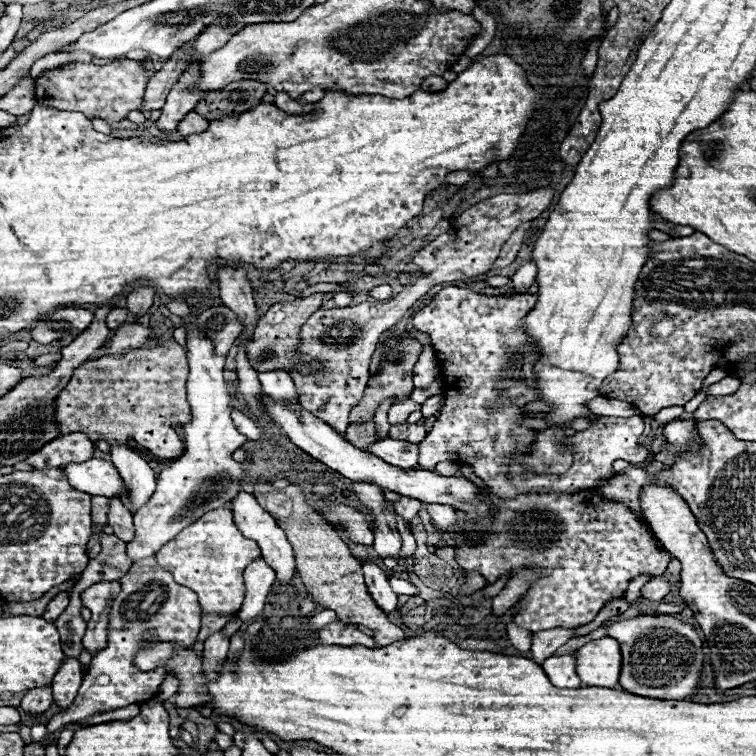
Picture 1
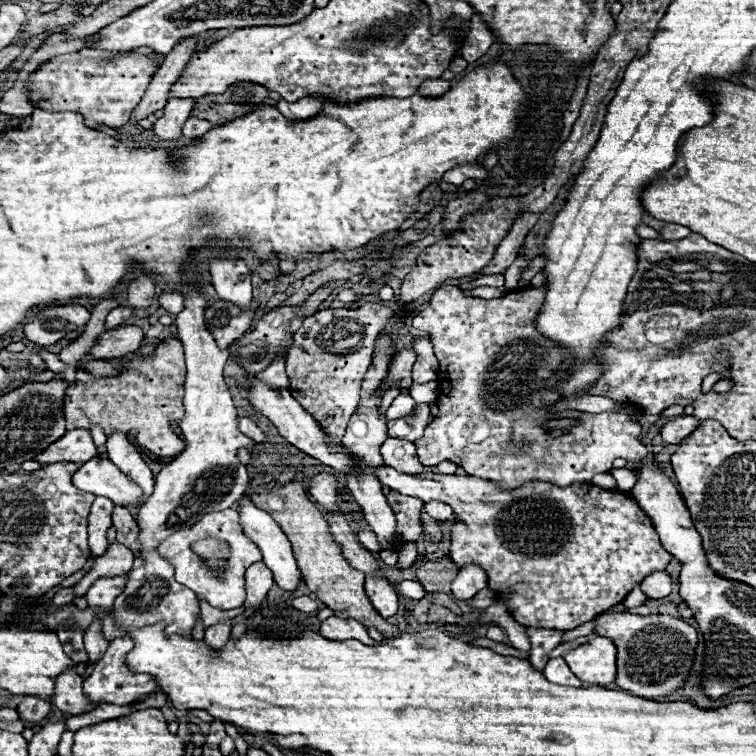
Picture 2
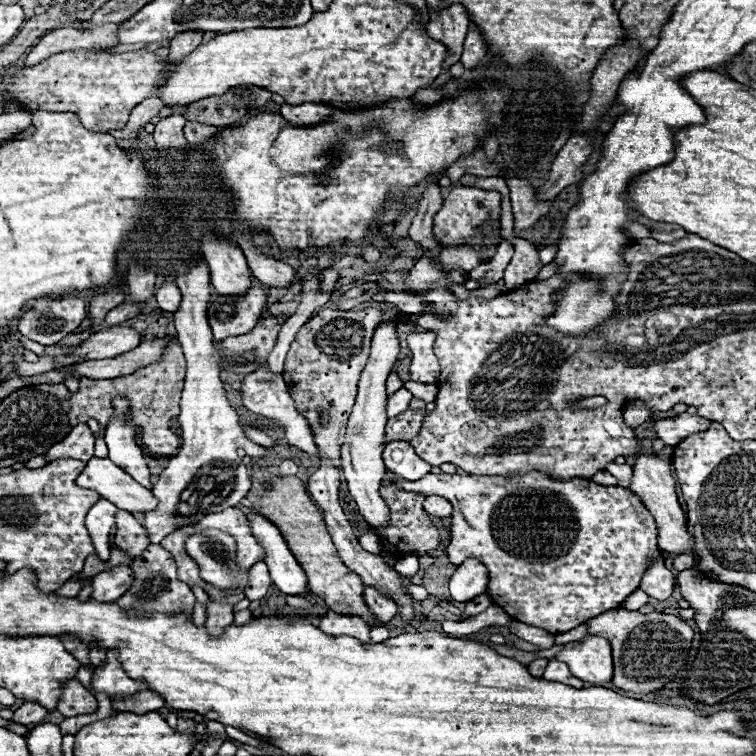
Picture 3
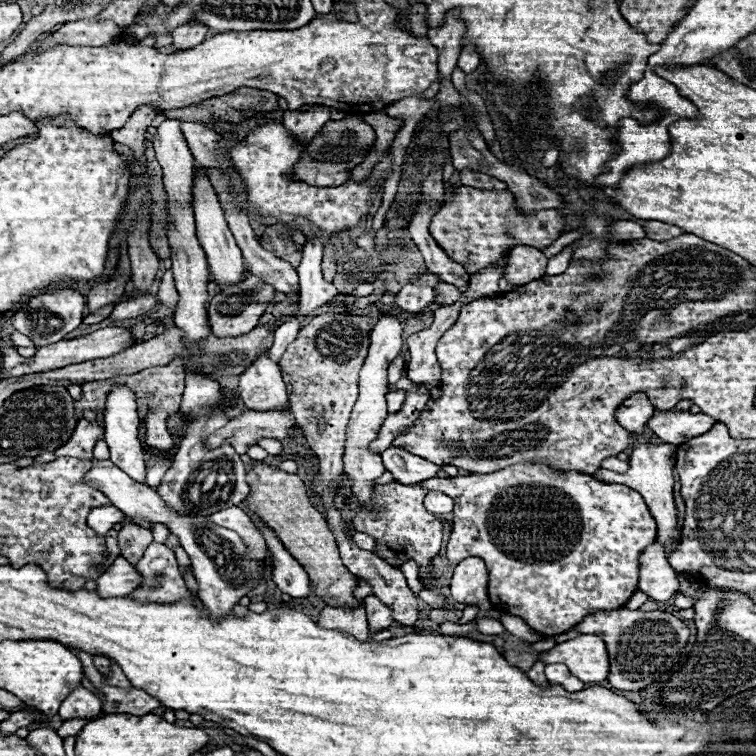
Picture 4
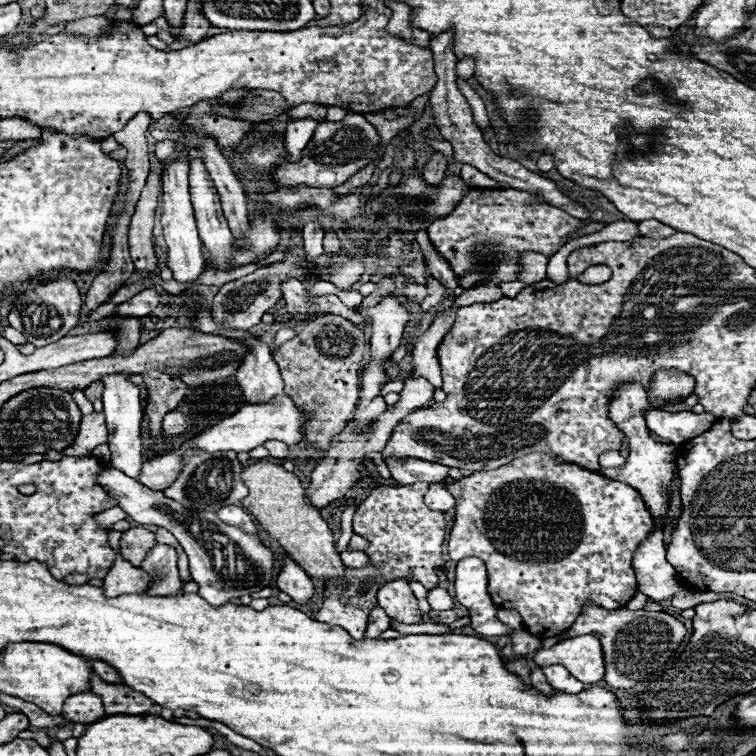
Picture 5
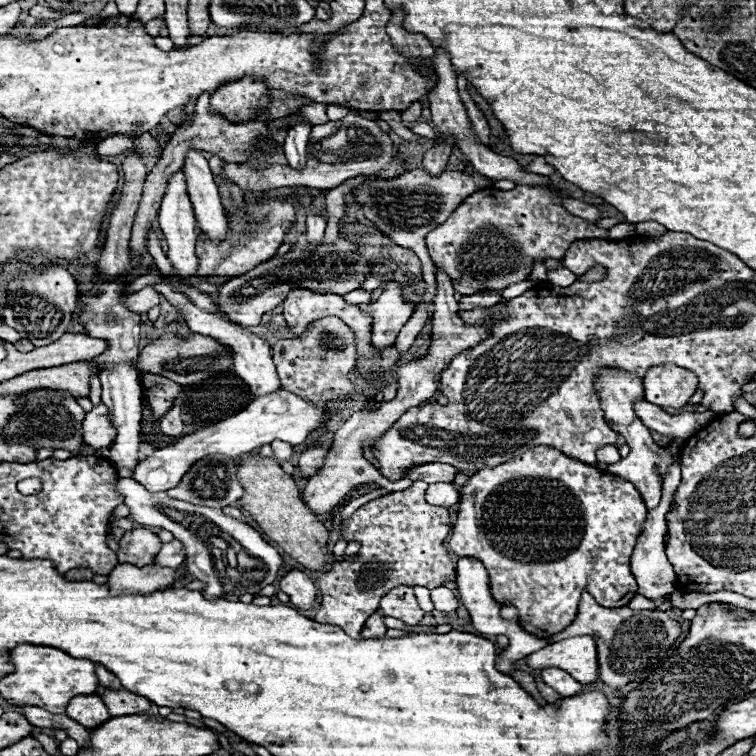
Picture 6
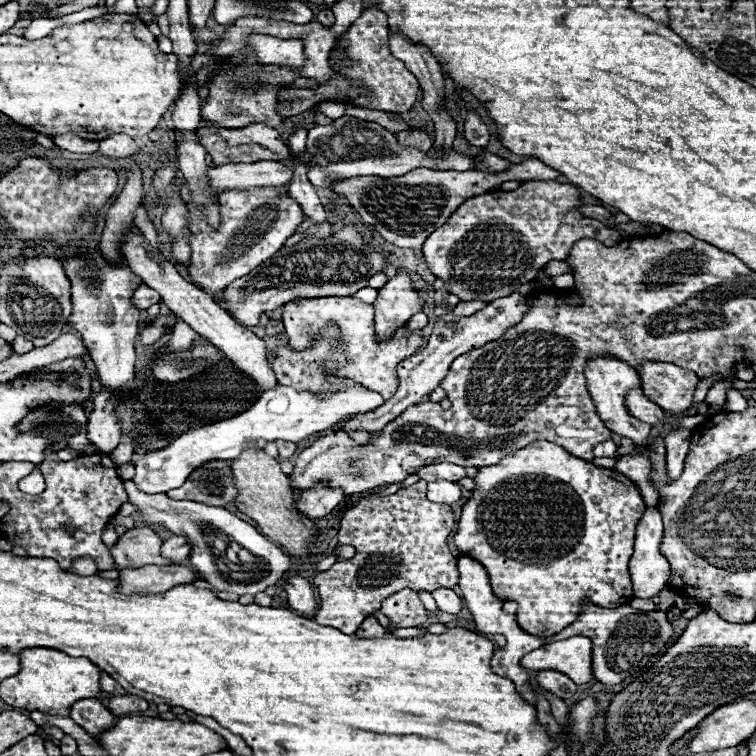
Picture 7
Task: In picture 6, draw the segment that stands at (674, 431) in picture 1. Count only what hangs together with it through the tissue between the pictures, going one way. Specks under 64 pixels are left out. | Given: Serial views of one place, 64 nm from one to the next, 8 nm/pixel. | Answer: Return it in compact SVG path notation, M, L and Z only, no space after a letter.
M646 400L636 402L636 414L650 430L654 430L662 436L668 436L672 440L688 440L692 434L700 432L716 418L716 414L712 414L712 412L704 412L704 414L682 412L682 414L670 416L660 406L648 404Z

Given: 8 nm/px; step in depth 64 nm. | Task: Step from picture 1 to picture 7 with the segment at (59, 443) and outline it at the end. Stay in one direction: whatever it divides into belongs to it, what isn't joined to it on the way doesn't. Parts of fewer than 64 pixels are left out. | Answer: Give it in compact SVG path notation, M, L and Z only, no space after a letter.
M102 388L98 398L94 400L94 410L88 416L86 432L88 440L100 448L100 452L110 452L120 442L120 426L116 420L114 404L110 402L112 392Z

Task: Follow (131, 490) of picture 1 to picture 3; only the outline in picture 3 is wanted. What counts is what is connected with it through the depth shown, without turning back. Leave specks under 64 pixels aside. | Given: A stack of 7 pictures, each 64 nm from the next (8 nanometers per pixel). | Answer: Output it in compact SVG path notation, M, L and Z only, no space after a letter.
M116 398L114 408L116 416L108 422L104 432L104 440L108 444L108 458L126 474L130 474L136 482L140 482L144 488L152 490L150 470L144 462L140 446L134 442L134 426L126 422L126 416L122 416L128 412L128 400Z

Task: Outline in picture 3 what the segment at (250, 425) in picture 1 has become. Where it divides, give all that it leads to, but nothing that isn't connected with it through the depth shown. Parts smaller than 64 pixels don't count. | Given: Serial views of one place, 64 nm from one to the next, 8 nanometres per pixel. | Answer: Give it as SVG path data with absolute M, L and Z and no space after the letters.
M242 424L242 428L244 428L246 436L248 436L252 442L256 442L256 444L260 444L260 446L274 446L274 442L268 438L266 432L262 432L262 430L258 430L258 428L250 426L250 424Z

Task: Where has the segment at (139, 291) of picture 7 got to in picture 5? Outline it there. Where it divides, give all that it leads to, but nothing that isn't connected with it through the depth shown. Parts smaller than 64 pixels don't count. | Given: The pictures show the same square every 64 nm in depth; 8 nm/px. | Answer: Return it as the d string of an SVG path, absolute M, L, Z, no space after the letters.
M142 290L140 294L136 294L134 298L130 298L128 302L118 304L118 314L120 316L148 316L156 306L160 304L160 296L154 290Z

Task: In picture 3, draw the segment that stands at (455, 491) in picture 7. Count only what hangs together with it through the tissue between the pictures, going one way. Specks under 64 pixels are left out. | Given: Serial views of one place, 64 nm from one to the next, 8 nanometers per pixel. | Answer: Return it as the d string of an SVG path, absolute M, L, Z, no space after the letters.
M430 496L430 498L424 500L424 510L426 510L428 514L436 516L436 518L446 518L446 516L450 516L448 506L450 506L450 504L448 504L444 498L440 498L440 496Z

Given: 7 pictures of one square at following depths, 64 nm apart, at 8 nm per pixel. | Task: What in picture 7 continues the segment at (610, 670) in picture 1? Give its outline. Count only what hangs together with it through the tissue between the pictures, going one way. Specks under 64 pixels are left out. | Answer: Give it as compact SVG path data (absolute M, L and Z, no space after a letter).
M572 636L560 642L546 644L528 652L522 658L522 666L528 670L558 670L570 676L576 684L586 684L592 674L592 642L586 636Z

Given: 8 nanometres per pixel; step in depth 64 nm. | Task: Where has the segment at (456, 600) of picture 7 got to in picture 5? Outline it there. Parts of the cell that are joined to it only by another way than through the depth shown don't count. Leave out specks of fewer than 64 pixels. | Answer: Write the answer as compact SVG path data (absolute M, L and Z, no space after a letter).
M432 588L432 590L428 590L428 596L426 596L426 600L430 602L430 606L432 606L432 610L448 610L448 608L452 608L452 596L448 594L448 590L444 590L444 588Z

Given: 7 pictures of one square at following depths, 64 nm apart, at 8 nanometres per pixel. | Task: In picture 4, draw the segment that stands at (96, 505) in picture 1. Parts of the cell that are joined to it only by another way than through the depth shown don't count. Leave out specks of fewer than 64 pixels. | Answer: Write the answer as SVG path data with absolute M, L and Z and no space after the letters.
M100 506L88 514L88 526L96 530L96 534L100 536L106 536L112 530L112 526L118 524L120 520L122 512L116 506Z

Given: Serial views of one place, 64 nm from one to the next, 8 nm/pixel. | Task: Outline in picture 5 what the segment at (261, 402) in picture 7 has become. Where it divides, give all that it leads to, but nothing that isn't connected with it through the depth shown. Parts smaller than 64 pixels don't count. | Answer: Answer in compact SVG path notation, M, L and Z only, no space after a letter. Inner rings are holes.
M282 394L268 404L258 404L258 406L246 404L240 412L222 420L220 424L212 426L210 430L198 434L192 440L192 446L206 450L206 452L220 452L220 450L250 452L252 448L262 446L266 440L280 440L286 444L296 444L304 438L302 422L304 422L304 416L300 414L300 410L294 406L294 402L286 394ZM182 444L178 450L164 452L156 458L144 462L140 482L144 486L148 486L150 490L164 490L166 486L170 486L182 468L182 454L186 448L188 446Z

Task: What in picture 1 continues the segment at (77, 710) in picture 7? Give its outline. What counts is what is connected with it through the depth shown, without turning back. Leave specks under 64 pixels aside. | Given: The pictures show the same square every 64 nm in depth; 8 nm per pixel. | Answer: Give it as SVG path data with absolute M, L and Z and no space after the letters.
M64 656L54 680L52 680L52 692L54 692L54 702L60 708L68 708L72 706L78 688L82 682L82 670L80 670L80 662L76 658Z

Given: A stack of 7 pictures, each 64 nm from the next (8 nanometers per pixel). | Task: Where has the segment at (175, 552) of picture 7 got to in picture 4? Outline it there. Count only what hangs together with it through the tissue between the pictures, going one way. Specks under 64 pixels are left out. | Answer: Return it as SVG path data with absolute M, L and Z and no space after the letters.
M152 542L136 564L136 570L142 574L142 584L128 598L152 604L172 604L192 598L178 570L174 552L164 544Z

